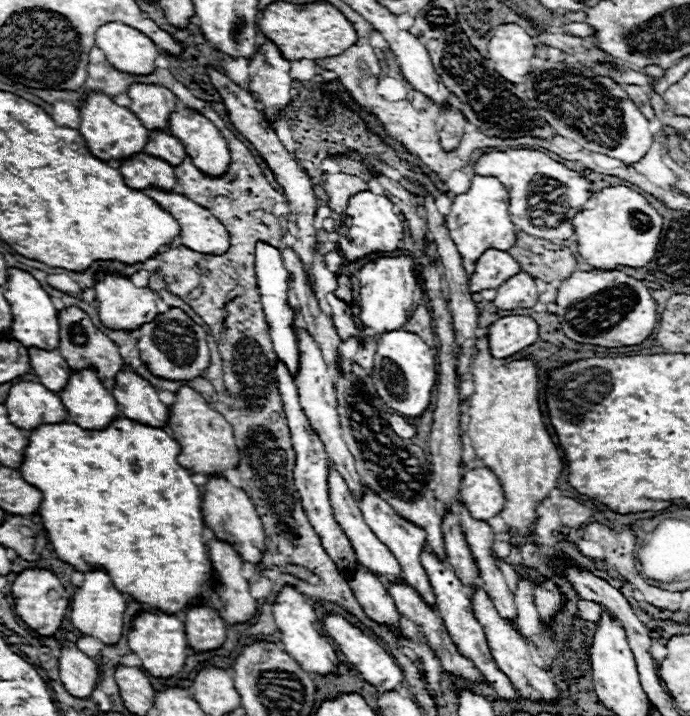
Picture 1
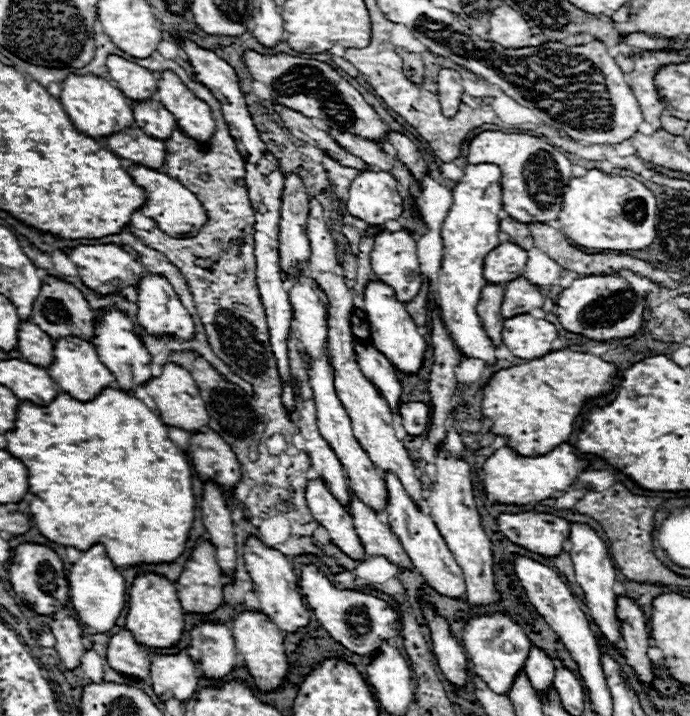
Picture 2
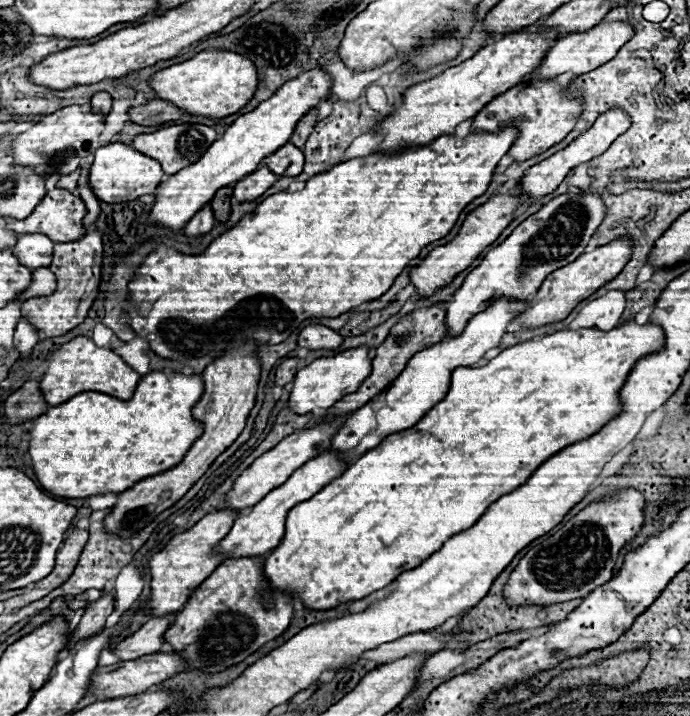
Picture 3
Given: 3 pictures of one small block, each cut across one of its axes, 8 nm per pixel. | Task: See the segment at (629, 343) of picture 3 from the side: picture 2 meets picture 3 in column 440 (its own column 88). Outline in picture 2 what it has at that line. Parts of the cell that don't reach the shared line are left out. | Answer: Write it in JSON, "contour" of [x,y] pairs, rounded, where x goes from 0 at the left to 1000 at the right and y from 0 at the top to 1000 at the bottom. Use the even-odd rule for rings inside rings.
{"contour":[[[151,542],[139,556],[128,559],[128,561],[116,561],[107,559],[101,550],[87,547],[70,567],[52,567],[41,559],[26,564],[23,573],[23,589],[20,589],[20,601],[6,606],[12,615],[9,628],[32,642],[32,648],[41,656],[41,676],[43,676],[43,718],[46,726],[52,732],[52,737],[58,740],[61,749],[67,749],[70,754],[90,760],[90,763],[107,763],[113,768],[125,765],[125,760],[136,760],[136,754],[148,754],[148,760],[154,760],[154,771],[159,771],[159,782],[165,782],[165,788],[171,791],[194,791],[194,788],[226,788],[226,785],[252,785],[270,765],[270,751],[272,743],[278,737],[281,729],[281,693],[278,693],[278,656],[272,648],[272,640],[267,645],[267,637],[258,623],[243,612],[243,595],[235,589],[235,584],[229,578],[223,578],[206,559],[186,553],[180,545],[165,545],[165,542]]]}

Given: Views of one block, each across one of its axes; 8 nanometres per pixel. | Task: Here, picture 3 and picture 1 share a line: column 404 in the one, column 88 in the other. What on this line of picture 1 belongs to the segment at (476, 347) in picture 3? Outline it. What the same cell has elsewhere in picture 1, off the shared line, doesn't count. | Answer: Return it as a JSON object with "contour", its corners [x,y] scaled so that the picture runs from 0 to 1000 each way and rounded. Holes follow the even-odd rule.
{"contour":[[[136,514],[104,520],[87,553],[90,564],[101,575],[101,587],[116,598],[154,598],[168,581],[174,581],[171,561],[142,528],[142,520]]]}

